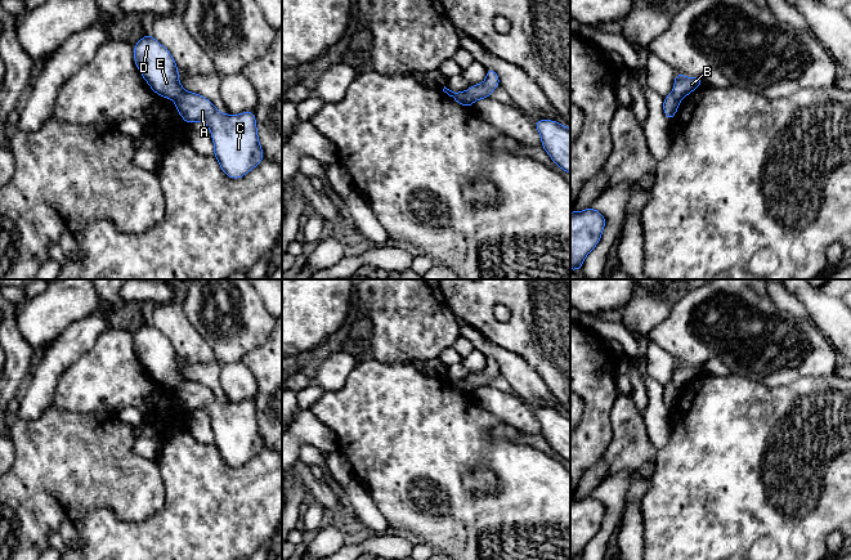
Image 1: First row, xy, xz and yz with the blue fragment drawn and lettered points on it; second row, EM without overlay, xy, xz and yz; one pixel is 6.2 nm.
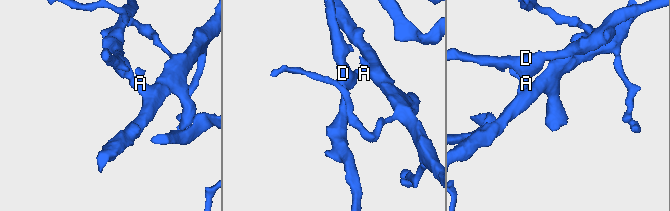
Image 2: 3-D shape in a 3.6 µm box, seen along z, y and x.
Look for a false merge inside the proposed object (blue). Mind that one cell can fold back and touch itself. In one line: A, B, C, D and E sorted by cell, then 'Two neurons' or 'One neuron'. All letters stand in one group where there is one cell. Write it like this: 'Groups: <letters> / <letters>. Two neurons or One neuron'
Groups: A C / B D E. Two neurons

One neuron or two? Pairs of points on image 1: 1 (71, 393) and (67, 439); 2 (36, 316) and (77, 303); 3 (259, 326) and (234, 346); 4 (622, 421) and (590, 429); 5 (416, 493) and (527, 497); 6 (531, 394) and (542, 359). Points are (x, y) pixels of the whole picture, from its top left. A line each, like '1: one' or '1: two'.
1: two
2: one
3: one
4: two
5: one
6: two

